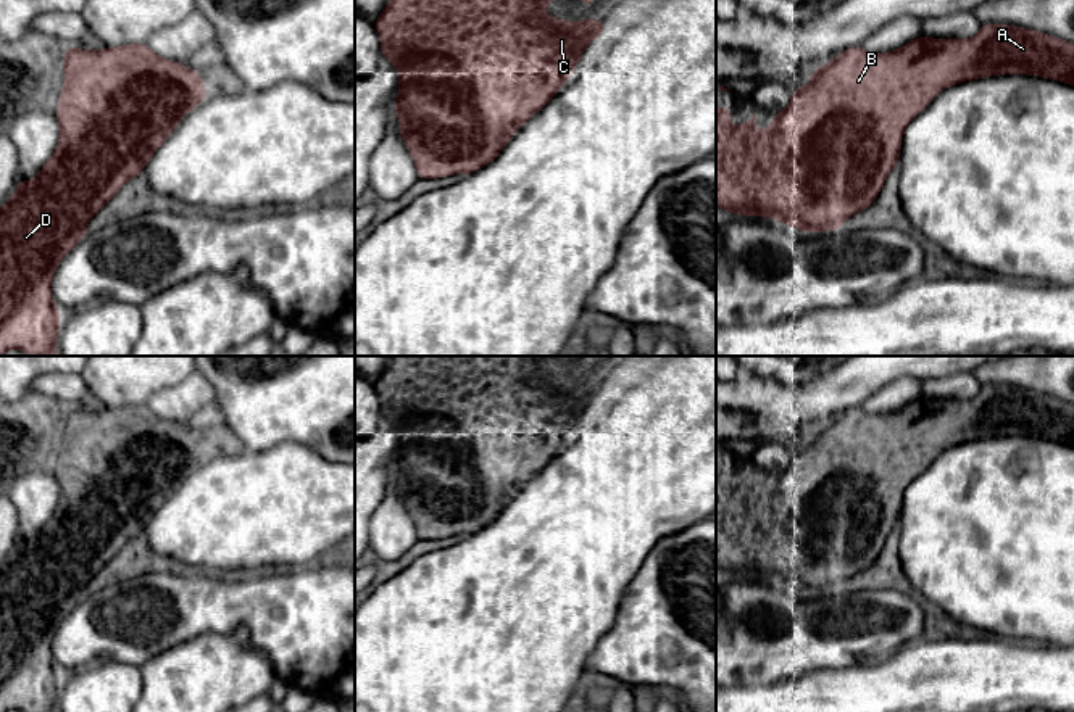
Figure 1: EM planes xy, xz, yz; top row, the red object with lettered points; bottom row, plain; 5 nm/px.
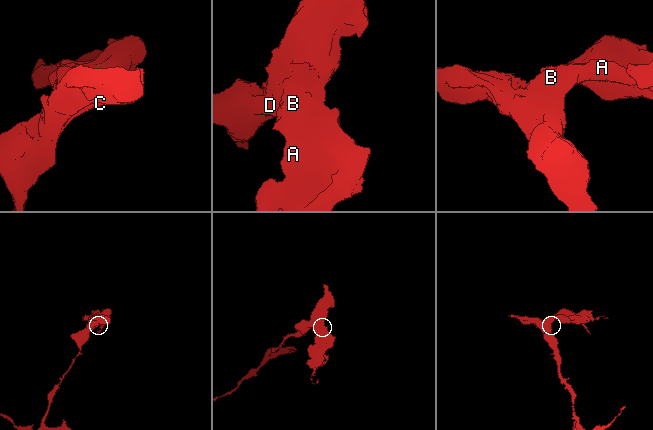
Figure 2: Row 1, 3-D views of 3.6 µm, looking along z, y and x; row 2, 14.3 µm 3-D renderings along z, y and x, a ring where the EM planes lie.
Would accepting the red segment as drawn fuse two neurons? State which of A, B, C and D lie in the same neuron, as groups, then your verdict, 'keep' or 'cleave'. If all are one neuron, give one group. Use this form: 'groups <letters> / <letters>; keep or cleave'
groups A B C D; keep

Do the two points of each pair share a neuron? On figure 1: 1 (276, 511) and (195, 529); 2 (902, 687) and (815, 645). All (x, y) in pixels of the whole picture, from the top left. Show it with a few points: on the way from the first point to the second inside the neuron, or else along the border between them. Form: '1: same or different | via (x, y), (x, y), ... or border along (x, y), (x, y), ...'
1: same | via (257, 511), (215, 517)
2: different | border along (892, 654), (868, 662), (821, 667), (818, 670)

